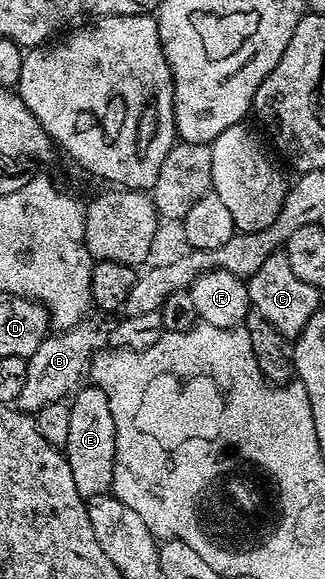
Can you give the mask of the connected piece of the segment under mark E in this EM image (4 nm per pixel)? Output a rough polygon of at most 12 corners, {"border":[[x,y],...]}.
{"border":[[99,385],[69,402],[64,456],[83,499],[114,484],[116,419]]}

